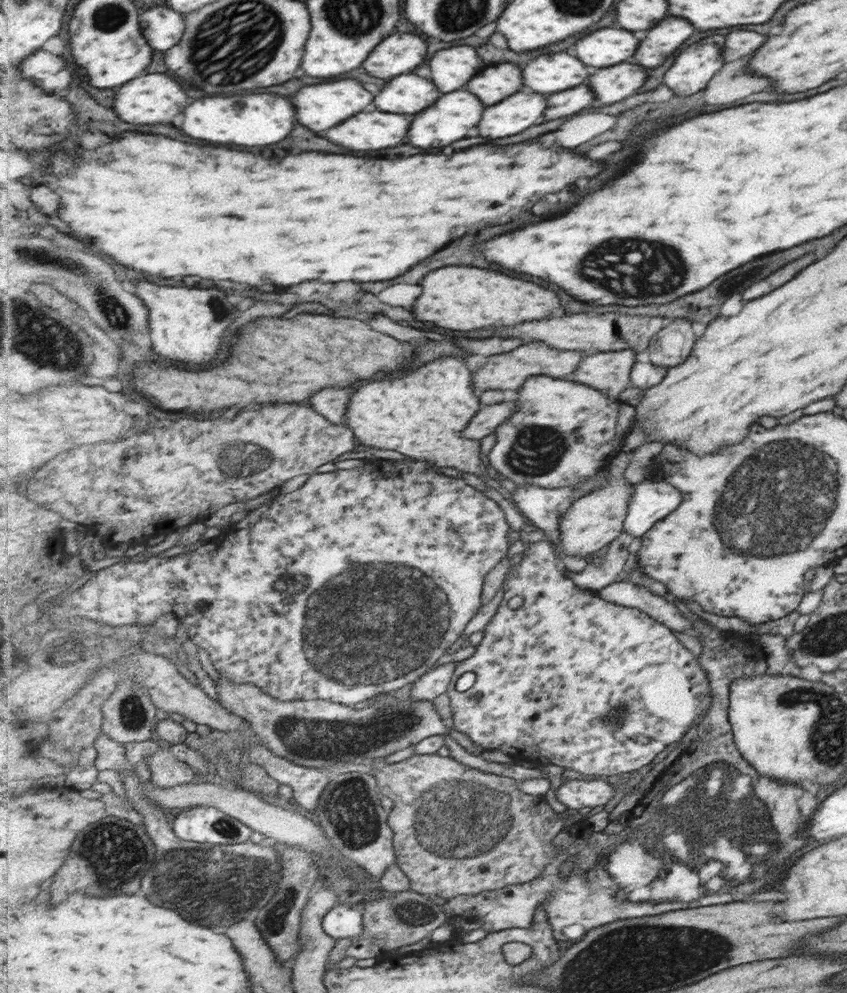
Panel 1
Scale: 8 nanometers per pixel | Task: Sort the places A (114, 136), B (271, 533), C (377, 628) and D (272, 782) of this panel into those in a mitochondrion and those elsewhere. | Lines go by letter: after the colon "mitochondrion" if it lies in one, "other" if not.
A: other
B: other
C: mitochondrion
D: other

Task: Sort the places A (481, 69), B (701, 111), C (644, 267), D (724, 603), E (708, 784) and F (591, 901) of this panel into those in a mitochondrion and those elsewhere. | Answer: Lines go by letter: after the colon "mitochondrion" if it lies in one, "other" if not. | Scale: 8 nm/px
A: other
B: other
C: mitochondrion
D: other
E: mitochondrion
F: other

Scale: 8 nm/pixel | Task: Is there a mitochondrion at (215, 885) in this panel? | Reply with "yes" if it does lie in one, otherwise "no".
yes

